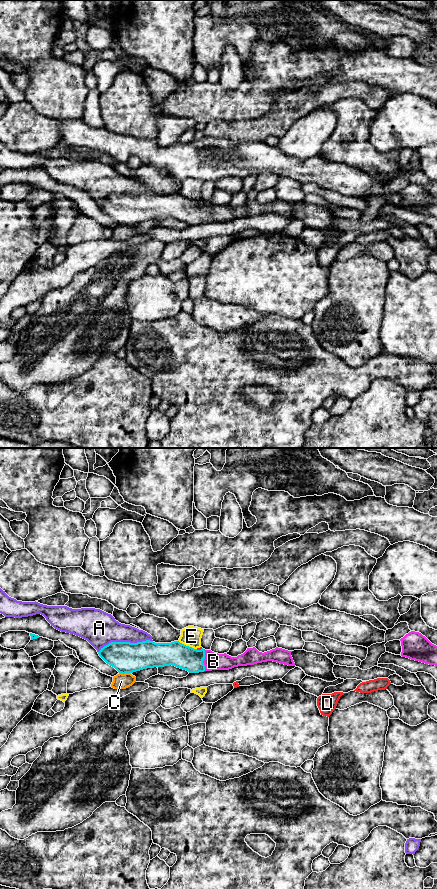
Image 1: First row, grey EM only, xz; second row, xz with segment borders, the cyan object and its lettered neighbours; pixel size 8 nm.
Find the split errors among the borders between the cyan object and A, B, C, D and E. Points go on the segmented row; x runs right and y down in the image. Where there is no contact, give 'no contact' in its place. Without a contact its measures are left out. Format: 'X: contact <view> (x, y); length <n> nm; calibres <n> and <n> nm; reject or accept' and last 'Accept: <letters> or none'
A: contact xz (125, 642); length 460 nm; calibres 240 and 280 nm; reject
B: contact xz (203, 660); length 170 nm; calibres 190 and 140 nm; accept
C: contact xz (125, 672); length 100 nm; calibres 240 and 130 nm; reject
D: contact xz (201, 649); length 70 nm; calibres 190 and 20 nm; reject
E: contact xz (187, 646); length 170 nm; calibres 190 and 160 nm; reject
Accept: B

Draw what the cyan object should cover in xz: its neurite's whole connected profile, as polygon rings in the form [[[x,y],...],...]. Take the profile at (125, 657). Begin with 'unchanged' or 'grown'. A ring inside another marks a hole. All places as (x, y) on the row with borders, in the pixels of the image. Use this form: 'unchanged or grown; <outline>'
grown; [[[150,640],[130,643],[111,642],[101,648],[99,656],[119,673],[133,673],[146,668],[175,666],[199,673],[212,670],[229,670],[238,666],[254,665],[273,661],[295,666],[292,651],[276,647],[267,652],[259,652],[255,647],[237,657],[214,653],[211,650],[194,649],[179,641],[171,643],[155,643]]]

